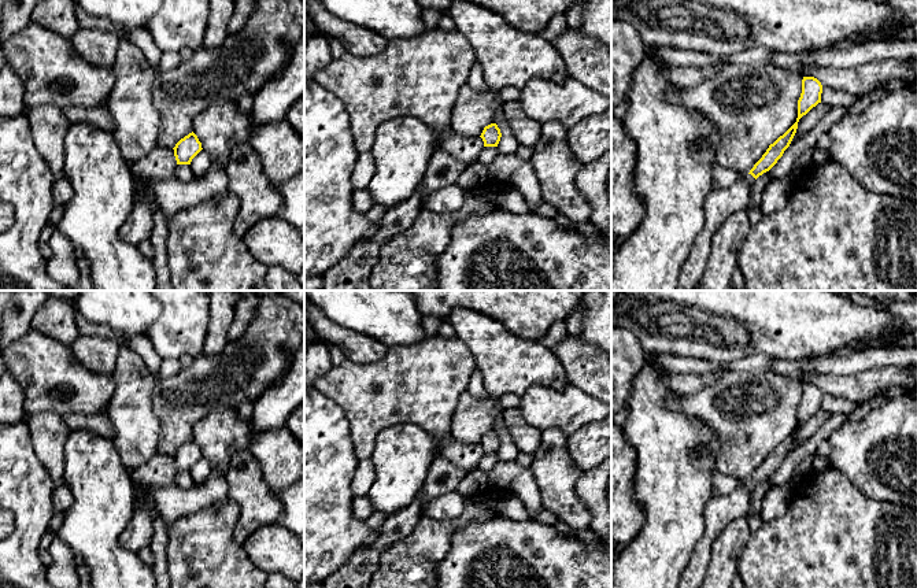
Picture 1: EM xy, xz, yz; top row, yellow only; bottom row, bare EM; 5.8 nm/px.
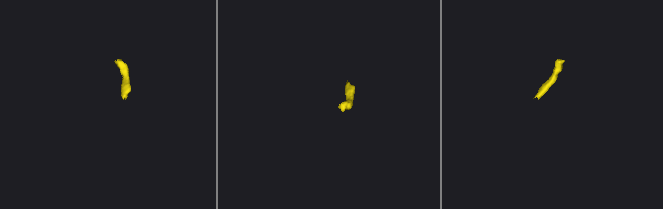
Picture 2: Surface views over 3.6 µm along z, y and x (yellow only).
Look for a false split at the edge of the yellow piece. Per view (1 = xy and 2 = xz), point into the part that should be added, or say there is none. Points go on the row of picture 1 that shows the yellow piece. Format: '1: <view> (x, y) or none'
1: none
2: none

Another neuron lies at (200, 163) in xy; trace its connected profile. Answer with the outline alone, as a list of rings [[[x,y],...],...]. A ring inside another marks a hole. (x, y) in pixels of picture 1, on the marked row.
[[[200,151],[191,162],[195,177],[203,177],[211,166],[211,158],[206,151]]]

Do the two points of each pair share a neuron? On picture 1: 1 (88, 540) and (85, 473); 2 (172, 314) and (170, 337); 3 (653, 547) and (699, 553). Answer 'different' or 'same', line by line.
1: same
2: same
3: different

